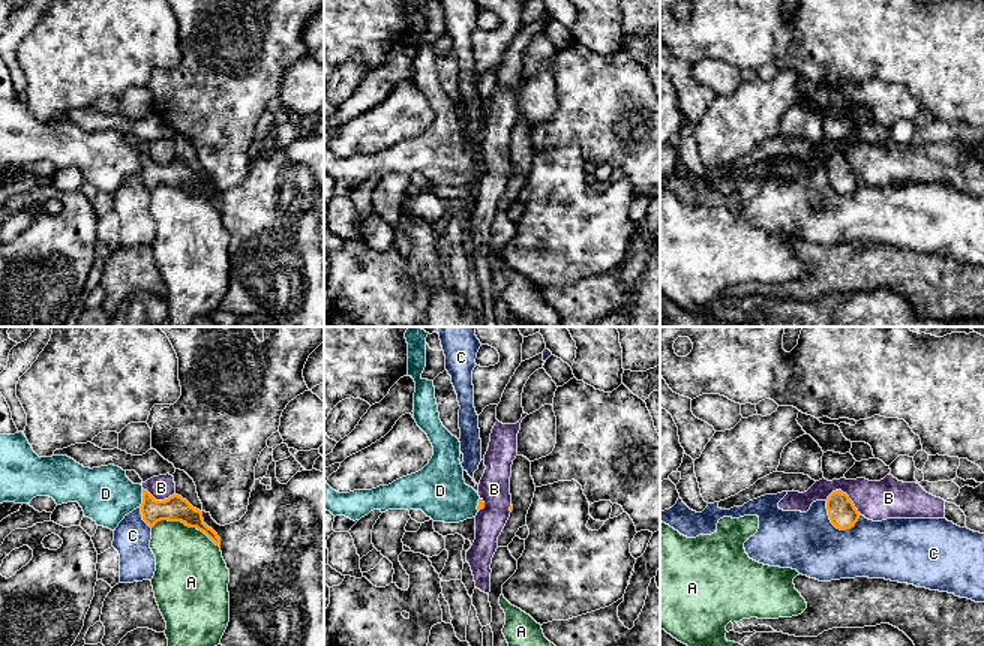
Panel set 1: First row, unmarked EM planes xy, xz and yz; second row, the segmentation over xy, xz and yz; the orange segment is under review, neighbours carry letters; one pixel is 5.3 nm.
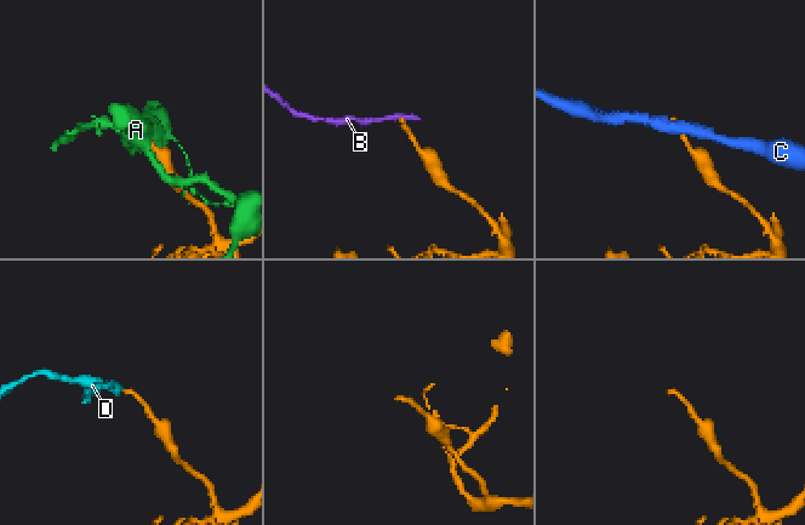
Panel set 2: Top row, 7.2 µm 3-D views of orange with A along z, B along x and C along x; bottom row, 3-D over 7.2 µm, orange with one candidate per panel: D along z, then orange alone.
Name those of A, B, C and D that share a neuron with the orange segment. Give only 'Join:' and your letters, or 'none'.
Join: D

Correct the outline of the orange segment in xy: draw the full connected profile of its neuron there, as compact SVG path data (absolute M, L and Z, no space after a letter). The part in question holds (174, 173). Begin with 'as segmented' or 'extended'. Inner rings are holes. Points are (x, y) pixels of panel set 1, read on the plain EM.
extended | M22 96L0 99L0 168L28 168L36 160L50 160L57 169L78 166L86 181L111 195L140 172L150 192L160 184L182 186L220 211L220 202L204 187L202 175L182 160L156 165L118 130L90 133L68 120L39 121Z

